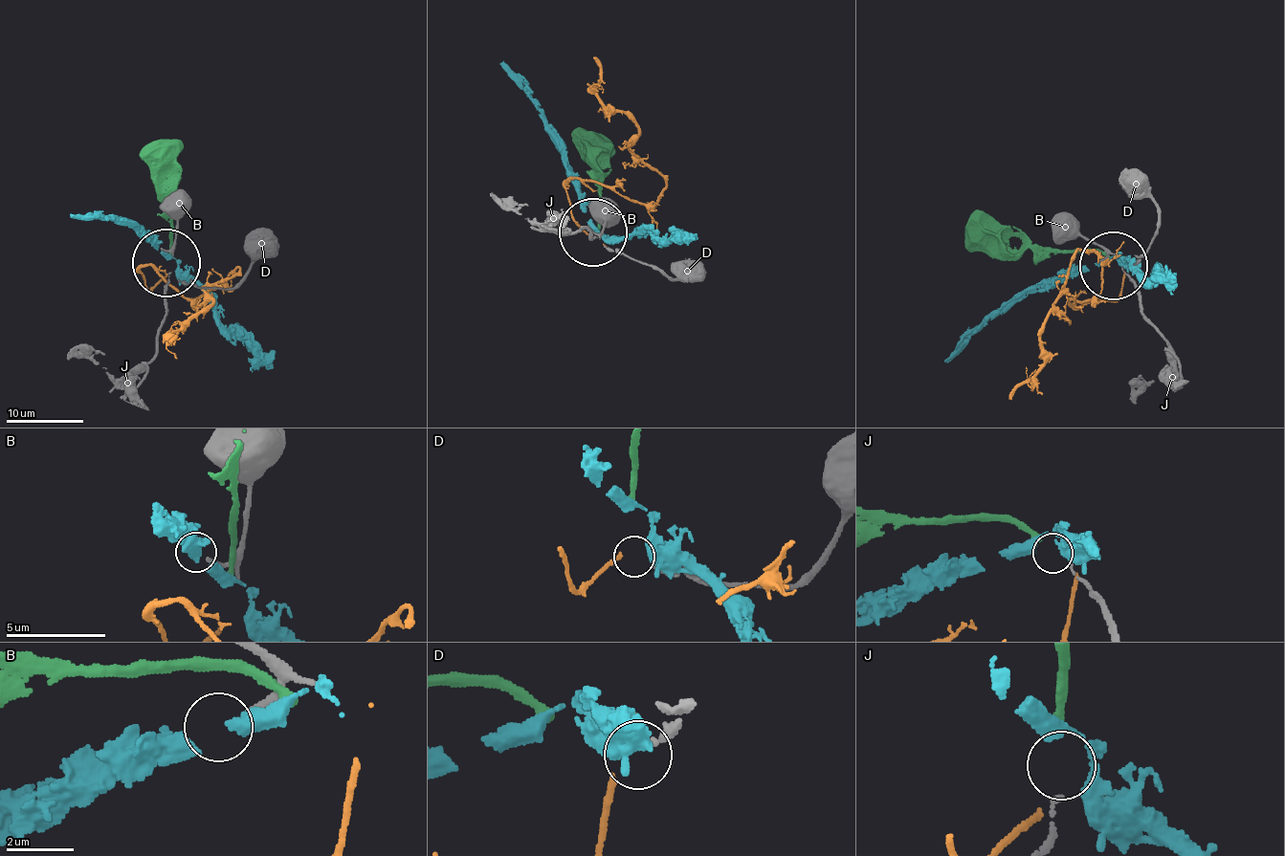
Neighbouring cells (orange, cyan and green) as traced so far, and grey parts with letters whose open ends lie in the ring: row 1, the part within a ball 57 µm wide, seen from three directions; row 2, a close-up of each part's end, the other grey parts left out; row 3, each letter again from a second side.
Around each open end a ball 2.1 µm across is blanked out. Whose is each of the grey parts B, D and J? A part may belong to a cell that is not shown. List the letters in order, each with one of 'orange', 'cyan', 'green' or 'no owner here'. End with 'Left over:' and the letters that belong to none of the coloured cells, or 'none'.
B: no owner here
D: no owner here
J: green
Left over: B, D

